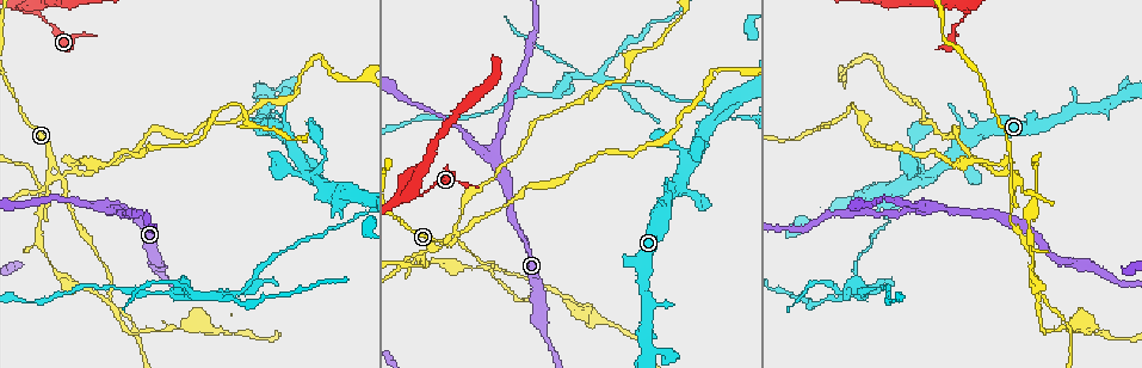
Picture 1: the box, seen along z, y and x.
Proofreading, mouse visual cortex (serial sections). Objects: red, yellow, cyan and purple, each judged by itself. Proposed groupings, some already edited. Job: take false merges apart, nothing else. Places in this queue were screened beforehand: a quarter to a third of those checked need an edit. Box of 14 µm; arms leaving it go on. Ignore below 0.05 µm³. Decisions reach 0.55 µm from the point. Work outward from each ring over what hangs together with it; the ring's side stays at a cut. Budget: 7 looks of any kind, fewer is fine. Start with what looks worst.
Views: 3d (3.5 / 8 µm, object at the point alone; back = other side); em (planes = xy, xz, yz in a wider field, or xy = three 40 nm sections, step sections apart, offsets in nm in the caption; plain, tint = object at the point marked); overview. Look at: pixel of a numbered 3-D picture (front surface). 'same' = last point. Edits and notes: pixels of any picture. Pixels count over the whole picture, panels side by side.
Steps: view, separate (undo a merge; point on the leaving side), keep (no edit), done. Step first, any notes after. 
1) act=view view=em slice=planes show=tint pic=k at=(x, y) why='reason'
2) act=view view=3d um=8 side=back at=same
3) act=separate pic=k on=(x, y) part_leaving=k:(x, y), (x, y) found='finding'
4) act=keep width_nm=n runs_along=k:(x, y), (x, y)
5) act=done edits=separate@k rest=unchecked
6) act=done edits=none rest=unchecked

act=view view=3d um=3.5 pic=1 at=(63, 176) why='three-way junction'

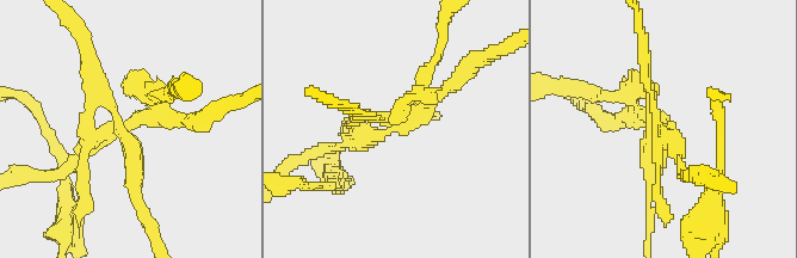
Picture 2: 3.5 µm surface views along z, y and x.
act=view view=em slice=xy step=3 show=tint pic=2 at=(383, 118) why='need the tissue'

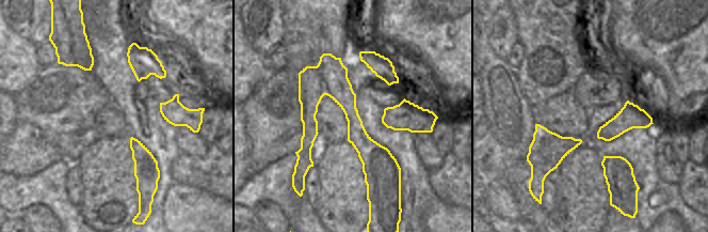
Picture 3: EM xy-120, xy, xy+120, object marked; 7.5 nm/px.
act=separate pic=2 on=(629, 103) arm_widths_nm=150,200,200 part_leaving=2:(128, 123), (212, 109) found='a second cell is stuck on'

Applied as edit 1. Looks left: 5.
act=view view=overview

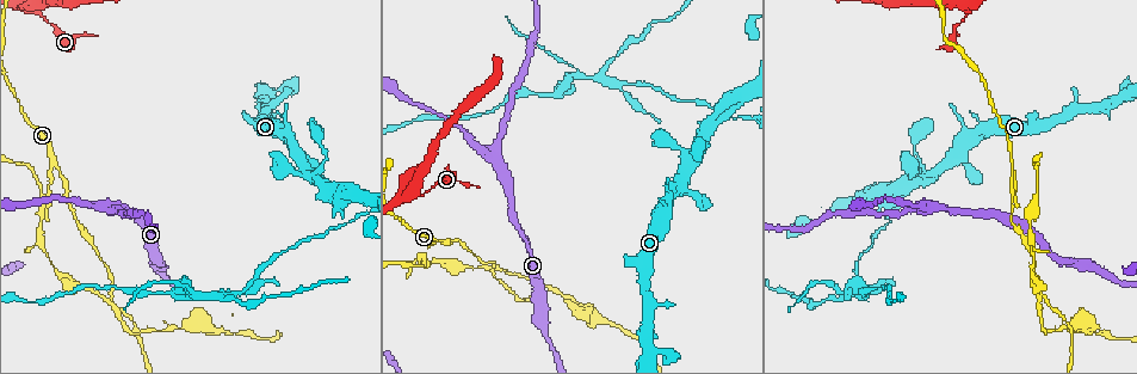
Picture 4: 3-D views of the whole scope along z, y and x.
act=view view=3d um=3.5 pic=4 at=(106, 299) why='four-way junction'

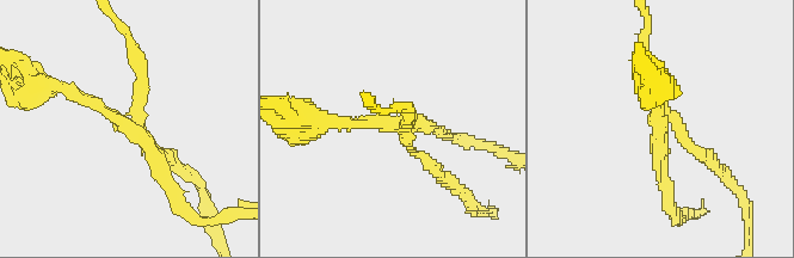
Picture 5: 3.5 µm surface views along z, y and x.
act=view view=em slice=xy step=5 show=plain pic=5 at=(390, 125) why='now the EM'

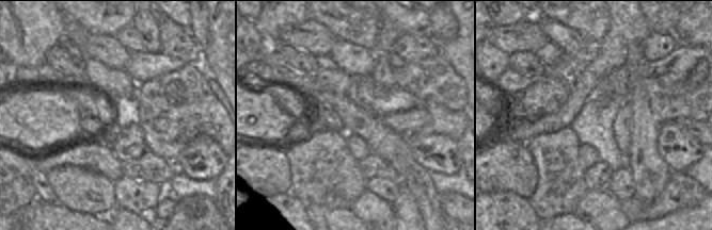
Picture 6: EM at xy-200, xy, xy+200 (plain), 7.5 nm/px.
act=view view=em slice=xy step=5 show=tint at=same

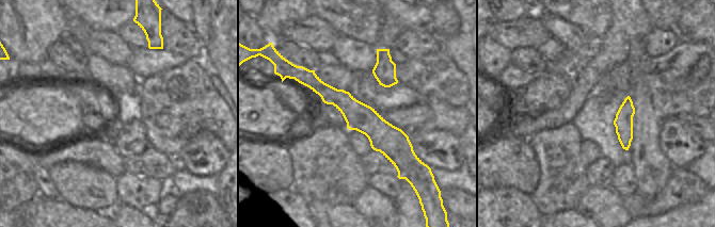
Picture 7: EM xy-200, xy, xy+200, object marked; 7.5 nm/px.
act=separate pic=5 on=(88, 100) arms=4 arm_widths_nm=150,150,150,150 part_leaving=5:(124, 120), (154, 152), (183, 212) found='a second cell is stuck on'

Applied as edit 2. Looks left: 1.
act=done edits=separate@2,separate@5 rest=unchecked

